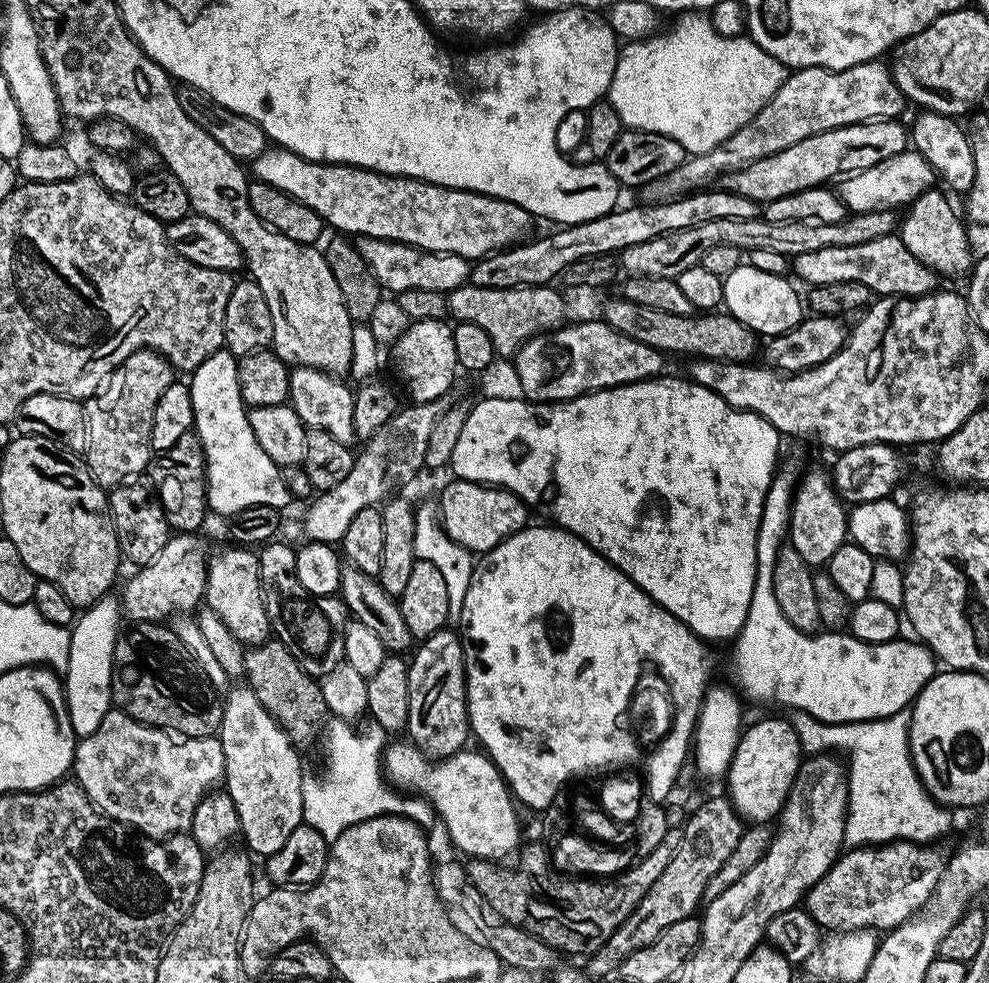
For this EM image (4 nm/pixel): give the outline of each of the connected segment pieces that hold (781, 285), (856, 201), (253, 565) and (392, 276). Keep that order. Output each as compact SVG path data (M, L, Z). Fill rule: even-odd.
M741 264L733 274L723 277L723 307L756 335L771 338L793 329L804 318L804 302L795 288L778 274L756 266Z
M907 148L897 155L885 155L874 166L841 179L837 183L836 193L851 213L872 212L876 207L907 206L922 193L931 191L937 180L938 176L930 163L917 150Z
M231 546L213 555L208 562L208 582L204 591L206 607L226 622L230 634L246 646L265 644L273 635L272 623L264 605L264 587L260 581L260 557L251 547Z
M373 236L363 237L358 247L362 258L376 275L381 289L388 291L389 288L392 291L389 293L392 294L406 290L438 290L447 294L470 280L470 264L463 256L455 256L449 252L423 252L421 248L400 244L397 240L379 240Z

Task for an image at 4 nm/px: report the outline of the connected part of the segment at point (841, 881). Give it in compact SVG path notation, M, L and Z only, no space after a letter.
M893 840L890 844L882 844L879 846L852 846L849 847L847 851L836 857L836 860L832 863L832 869L808 891L808 895L805 896L802 901L803 907L806 909L808 915L812 917L812 921L829 933L853 932L859 928L871 928L873 930L881 930L880 928L884 928L883 930L894 930L899 924L909 923L909 921L915 917L912 916L915 912L920 912L927 906L928 899L935 894L936 887L940 884L940 875L942 875L943 872L945 875L946 872L946 860L940 857L940 852L936 849L936 846L913 844L911 840Z

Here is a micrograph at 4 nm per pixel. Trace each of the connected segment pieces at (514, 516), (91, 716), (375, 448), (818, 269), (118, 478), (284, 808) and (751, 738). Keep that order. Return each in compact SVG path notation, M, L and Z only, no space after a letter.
M459 478L449 479L449 484L440 492L438 511L440 524L454 542L462 545L467 552L483 554L494 550L506 538L529 527L529 505L514 493L499 486L475 484Z
M109 594L97 602L83 609L77 615L70 631L70 658L68 668L62 674L64 685L64 701L70 714L70 726L77 738L94 734L106 718L108 712L113 711L112 698L112 663L116 640L120 637L122 625L122 604L115 595Z
M412 402L408 406L409 408L401 407L397 410L374 435L367 437L365 444L368 445L361 452L355 453L350 474L338 486L334 486L334 490L319 493L307 505L309 508L304 516L304 532L309 541L339 545L344 539L346 529L350 527L350 522L361 510L377 507L381 502L387 501L399 484L410 483L422 472L426 442L430 442L434 422L440 416L441 409L435 403Z
M893 234L874 238L874 242L858 242L858 246L826 246L826 250L813 250L811 254L798 254L794 258L796 272L805 280L805 285L829 284L830 282L862 282L877 297L882 296L925 296L928 292L937 291L937 273L927 268L900 241L899 235Z
M141 350L130 354L130 358L126 358L126 362L118 369L120 396L94 395L83 401L84 417L88 427L86 463L98 487L105 490L114 489L139 477L136 475L151 465L154 459L152 451L154 410L166 386L174 383L172 375L174 369L166 357L151 350Z
M241 686L234 689L226 696L223 706L224 717L218 733L222 754L226 754L222 784L238 810L240 832L248 843L247 851L267 858L285 844L286 838L290 838L303 821L302 790L306 772L300 769L297 745L278 726L278 722L274 722L251 688Z
M787 718L760 720L743 729L736 753L728 766L726 795L736 807L737 816L752 824L768 824L779 817L784 799L802 763L800 739Z

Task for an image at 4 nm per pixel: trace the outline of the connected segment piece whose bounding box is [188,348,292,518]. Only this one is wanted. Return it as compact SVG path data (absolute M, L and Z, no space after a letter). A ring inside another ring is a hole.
M220 349L210 356L201 366L191 373L189 388L191 402L194 404L194 430L203 444L204 459L207 462L207 502L209 509L223 518L231 518L234 513L240 513L250 506L266 505L281 510L292 502L284 479L280 477L280 468L272 458L264 452L256 440L249 422L246 405L241 397L241 387L238 386L237 366L239 359L228 349Z

